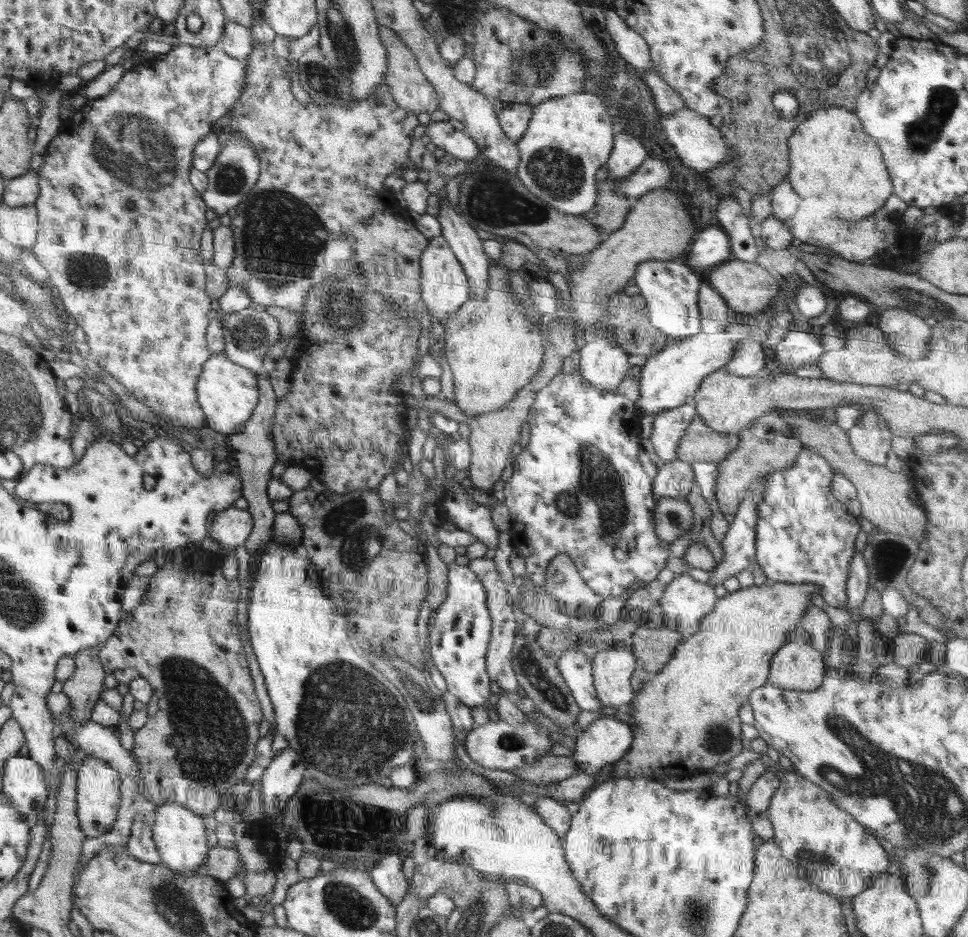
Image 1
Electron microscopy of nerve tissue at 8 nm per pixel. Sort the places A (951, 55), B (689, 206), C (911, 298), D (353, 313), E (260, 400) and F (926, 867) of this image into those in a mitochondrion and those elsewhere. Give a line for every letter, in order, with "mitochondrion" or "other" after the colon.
A: other
B: other
C: mitochondrion
D: mitochondrion
E: other
F: mitochondrion

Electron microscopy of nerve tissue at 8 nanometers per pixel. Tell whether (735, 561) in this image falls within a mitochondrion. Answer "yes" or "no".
no

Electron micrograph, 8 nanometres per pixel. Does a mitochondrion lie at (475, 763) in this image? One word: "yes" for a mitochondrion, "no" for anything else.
no

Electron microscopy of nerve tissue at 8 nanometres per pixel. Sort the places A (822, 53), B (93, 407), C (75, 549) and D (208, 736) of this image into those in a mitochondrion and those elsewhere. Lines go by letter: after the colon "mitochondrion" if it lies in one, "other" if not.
A: mitochondrion
B: other
C: other
D: mitochondrion

